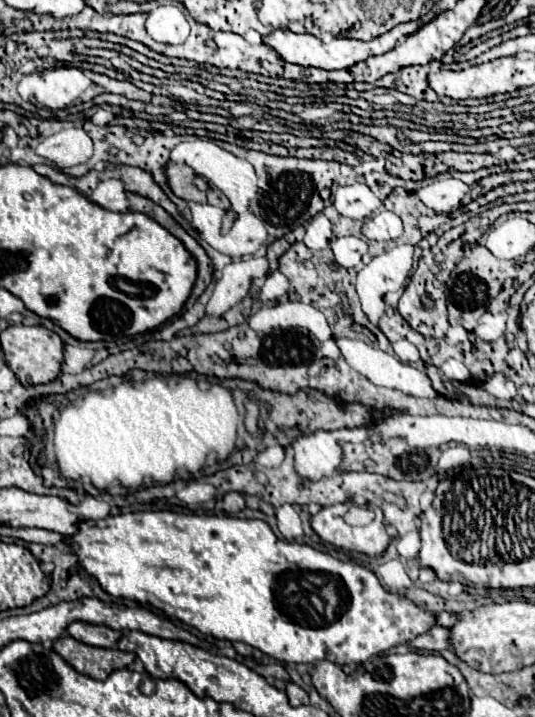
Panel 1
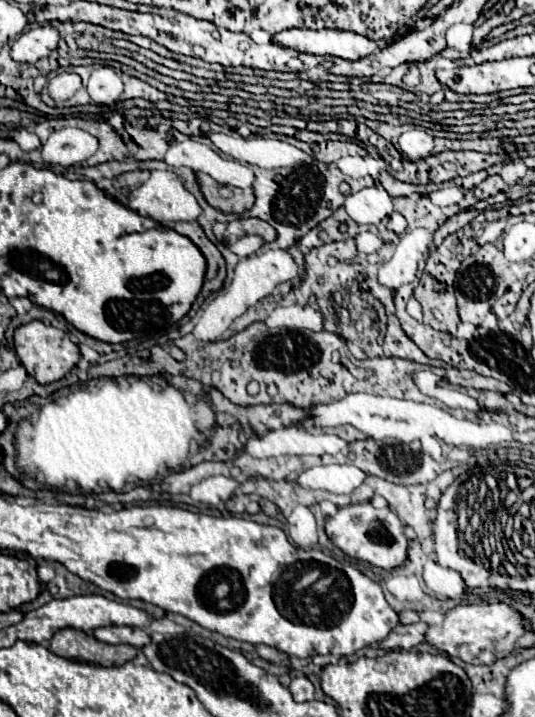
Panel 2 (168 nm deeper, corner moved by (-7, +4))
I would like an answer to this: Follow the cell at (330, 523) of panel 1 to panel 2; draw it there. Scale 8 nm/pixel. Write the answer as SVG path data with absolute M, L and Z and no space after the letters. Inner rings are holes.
M372 503L342 507L336 515L326 519L326 535L348 557L356 561L366 561L384 571L390 571L408 563L408 539L404 535L404 523L388 507L376 509Z

